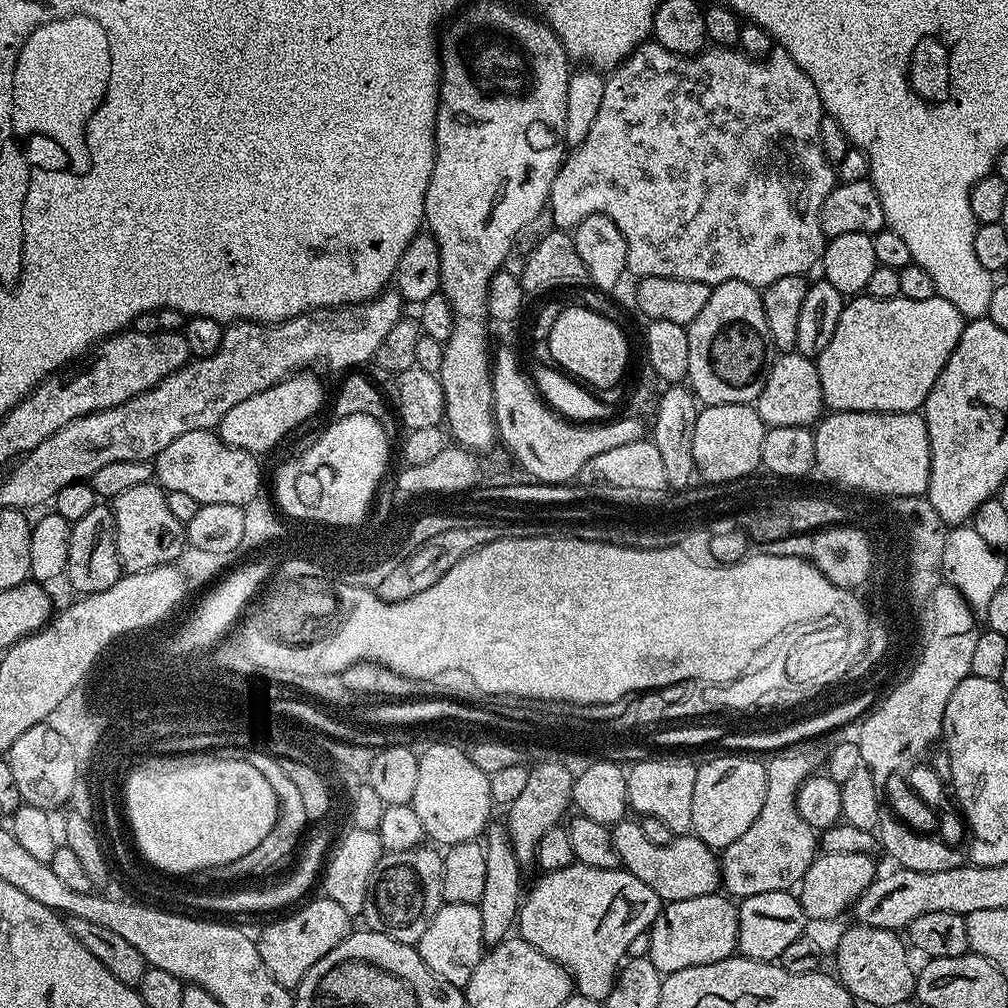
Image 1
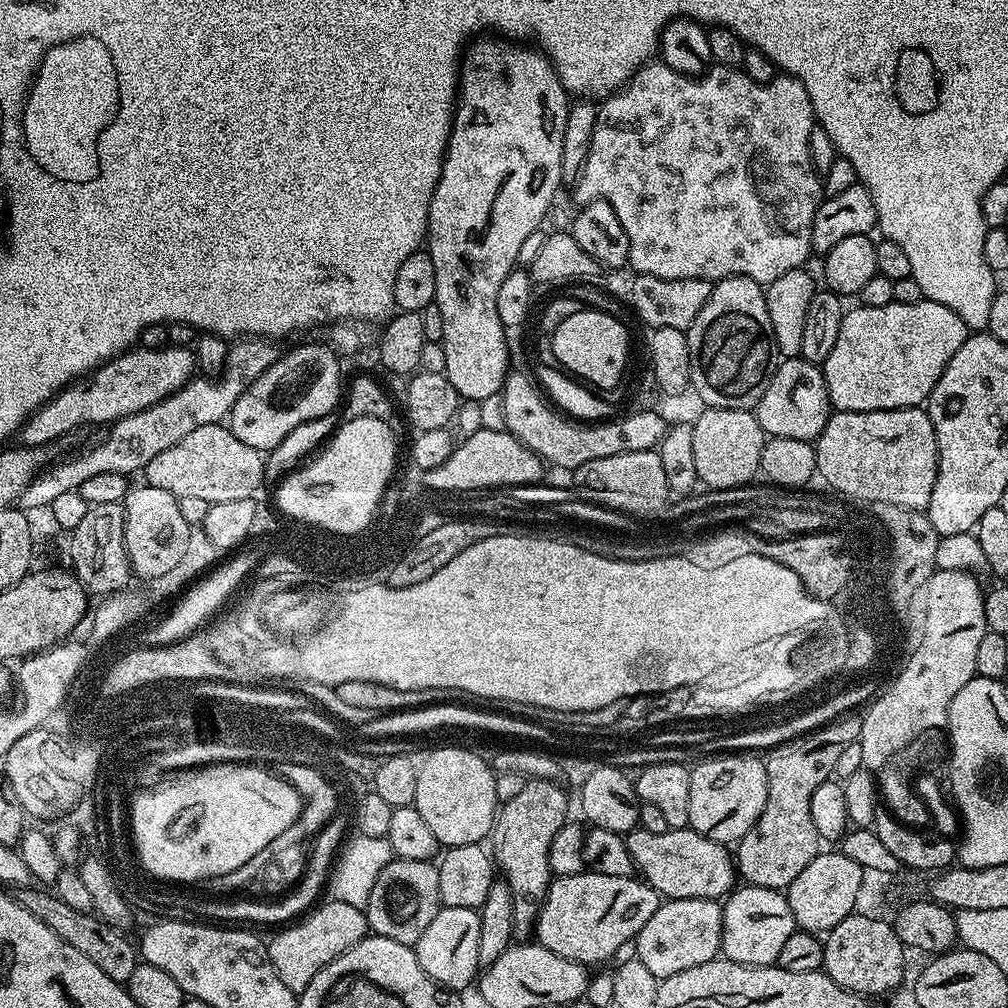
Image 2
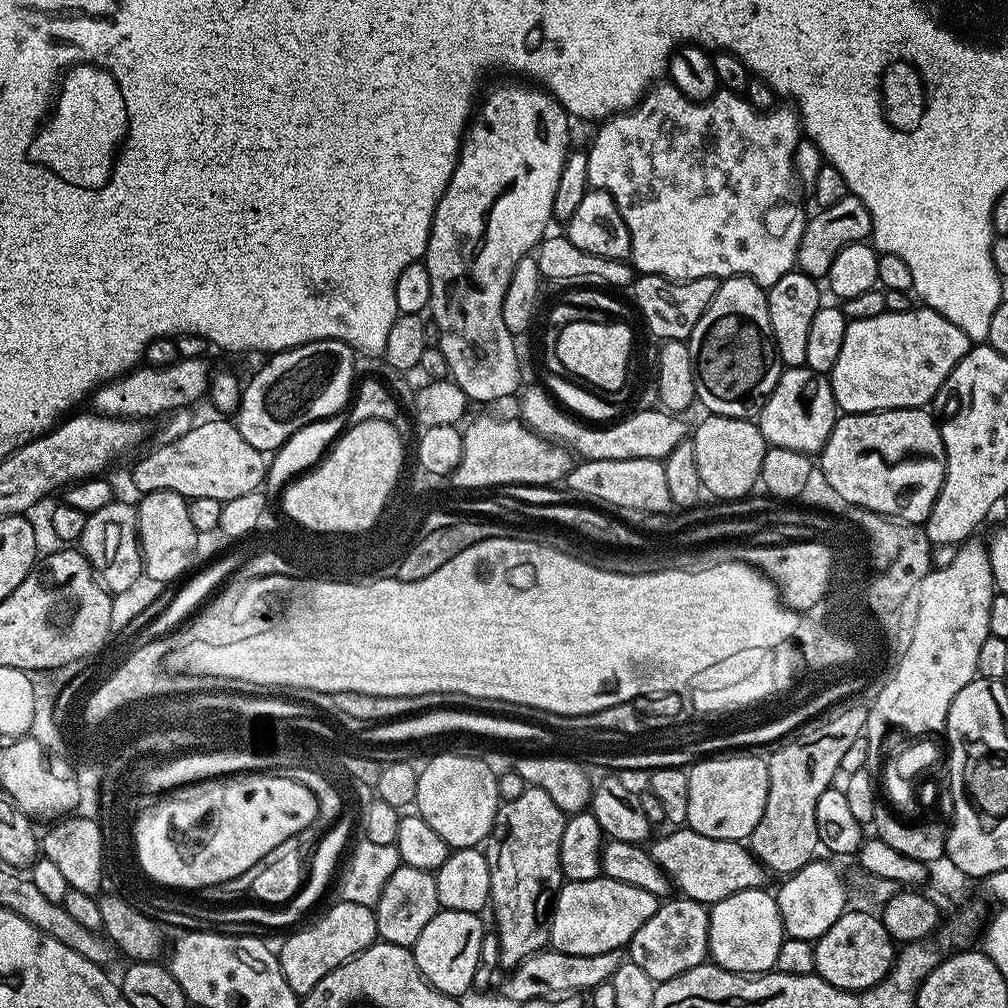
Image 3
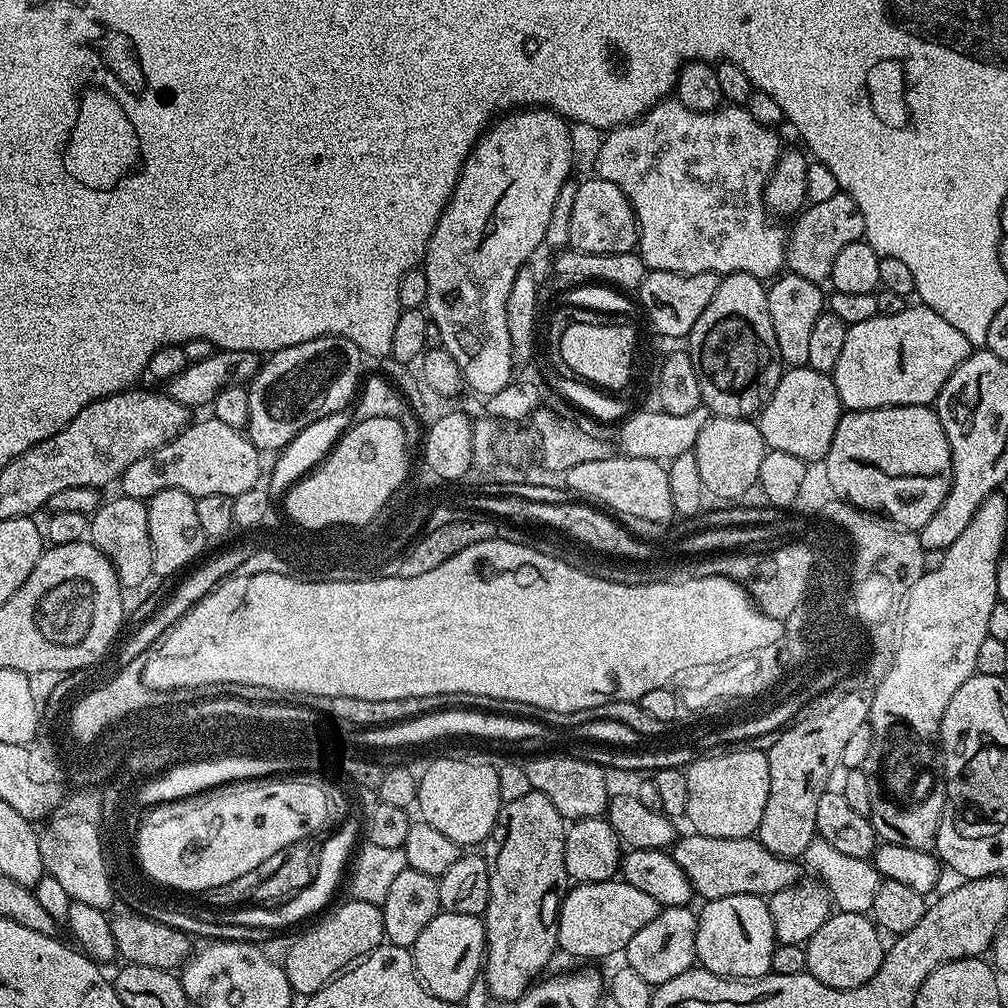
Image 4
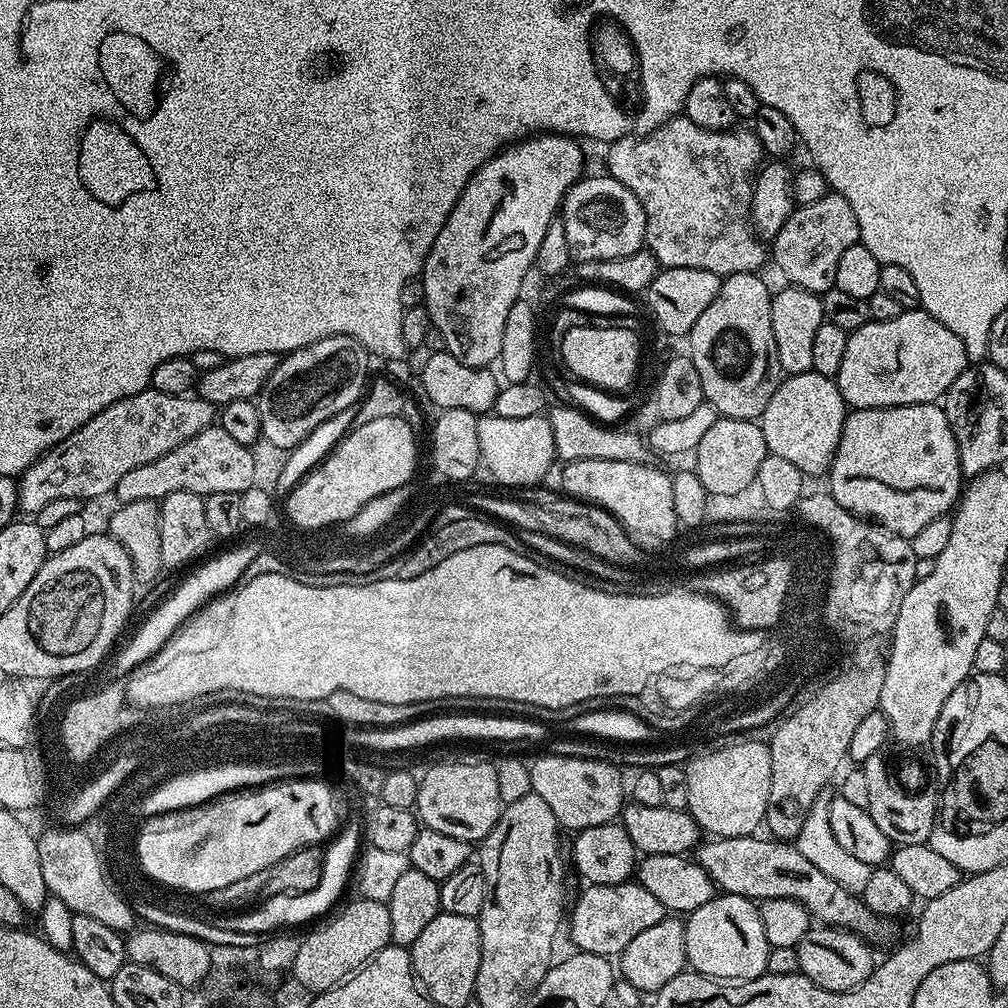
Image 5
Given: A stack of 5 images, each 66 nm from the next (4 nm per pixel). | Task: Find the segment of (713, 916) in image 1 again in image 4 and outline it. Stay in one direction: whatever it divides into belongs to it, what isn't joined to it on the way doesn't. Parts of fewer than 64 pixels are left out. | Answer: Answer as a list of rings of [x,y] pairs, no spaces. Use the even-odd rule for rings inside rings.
[[[691,907],[661,908],[660,913],[634,938],[630,938],[622,956],[626,958],[627,967],[634,970],[639,977],[651,986],[670,982],[670,978],[678,978],[686,970],[690,970],[696,963],[696,918],[697,913]]]

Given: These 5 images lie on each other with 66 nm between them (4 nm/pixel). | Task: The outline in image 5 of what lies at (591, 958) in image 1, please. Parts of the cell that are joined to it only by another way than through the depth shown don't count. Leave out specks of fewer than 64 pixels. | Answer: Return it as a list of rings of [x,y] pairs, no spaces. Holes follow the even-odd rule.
[[[593,884],[585,889],[577,898],[576,905],[573,908],[571,905],[566,920],[566,932],[572,935],[579,951],[609,958],[619,957],[620,952],[630,946],[630,941],[637,934],[642,934],[642,930],[666,918],[662,902],[658,902],[658,898],[654,898],[654,894],[650,894],[650,890],[646,890],[641,884]]]

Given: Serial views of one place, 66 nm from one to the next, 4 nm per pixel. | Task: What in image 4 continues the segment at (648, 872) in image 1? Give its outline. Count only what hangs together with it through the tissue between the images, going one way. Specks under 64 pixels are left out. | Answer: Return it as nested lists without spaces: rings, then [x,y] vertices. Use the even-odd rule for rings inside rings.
[[[687,835],[681,840],[679,837],[671,845],[670,854],[682,868],[682,874],[686,874],[692,883],[693,893],[699,899],[701,896],[701,901],[730,898],[734,894],[754,894],[767,898],[778,894],[778,890],[791,888],[801,879],[801,865],[795,859],[766,850],[759,839]]]

